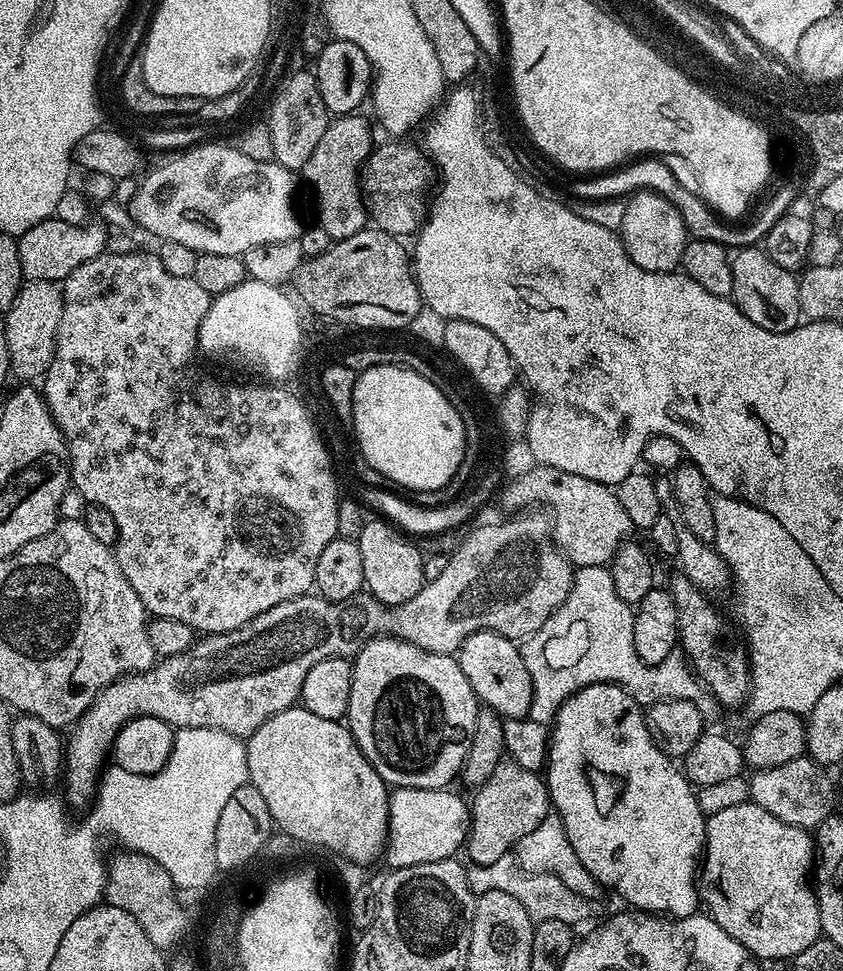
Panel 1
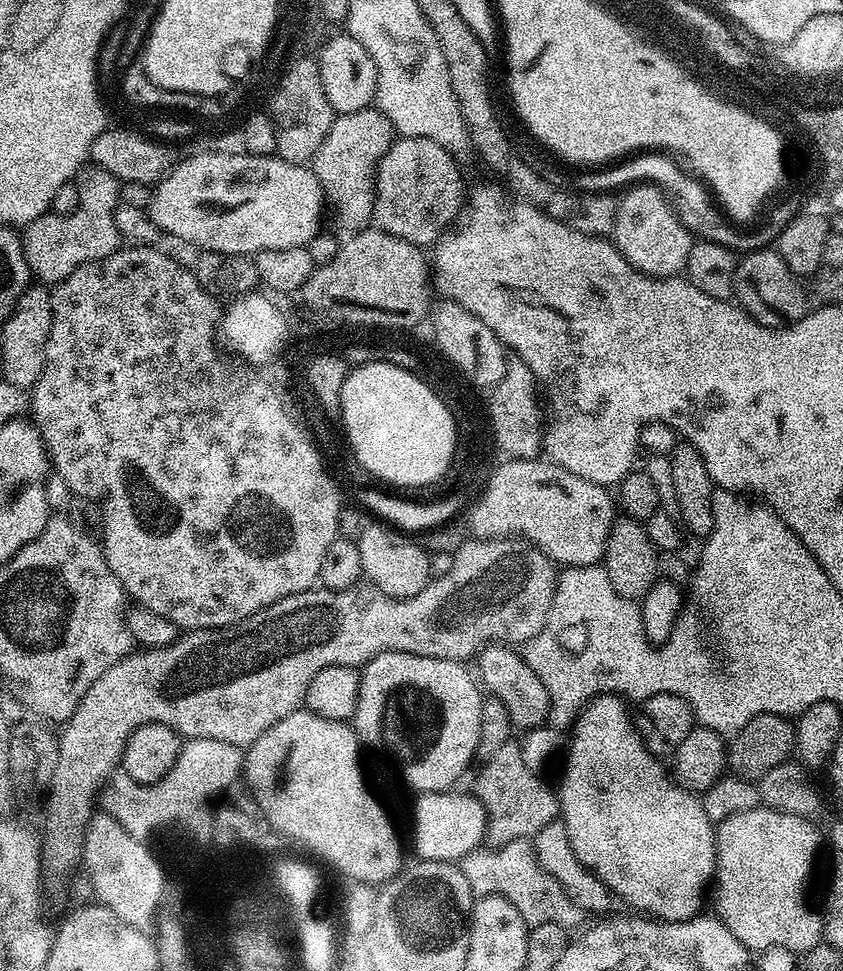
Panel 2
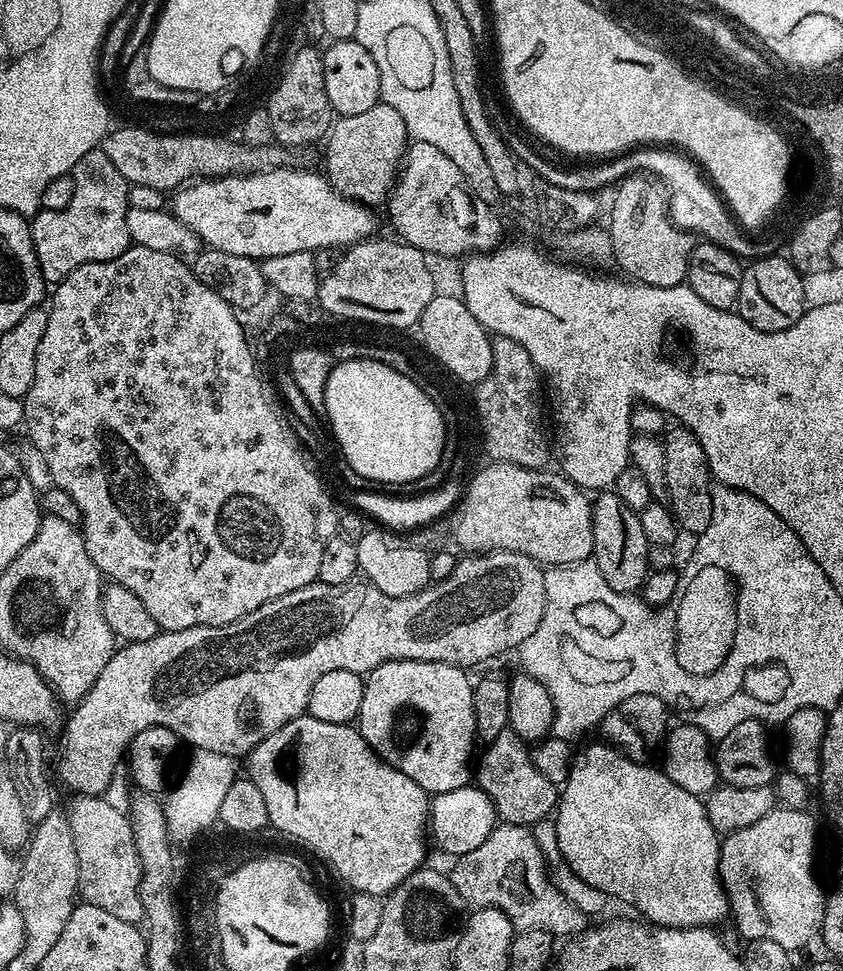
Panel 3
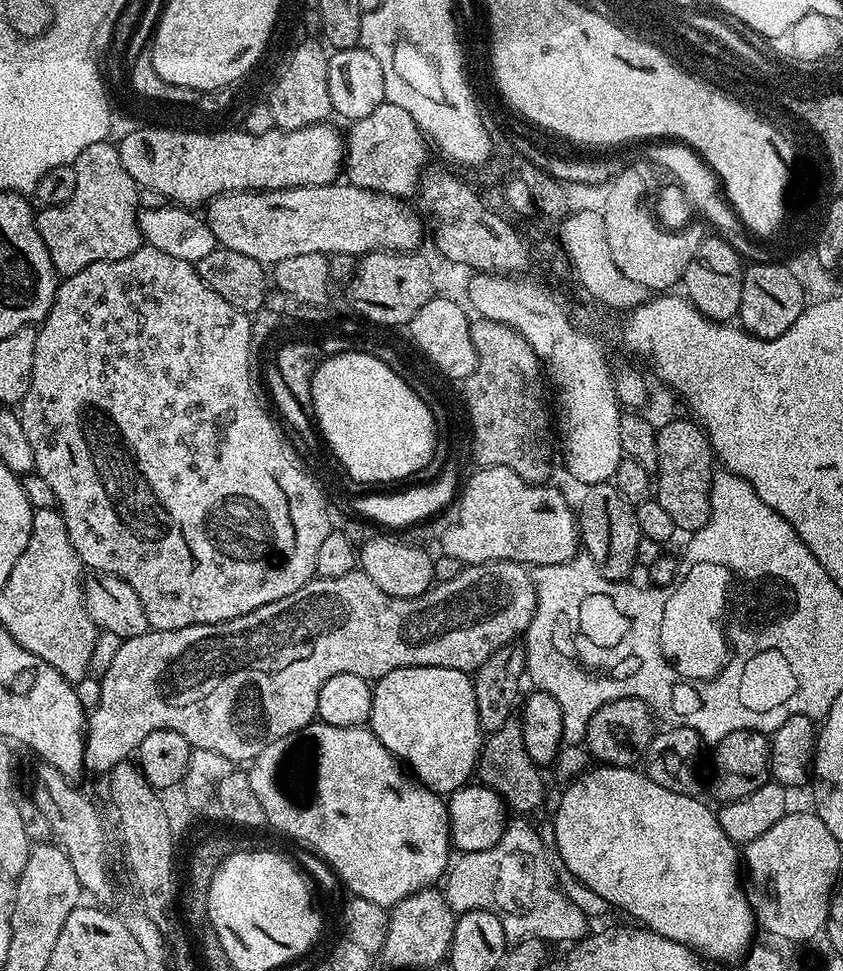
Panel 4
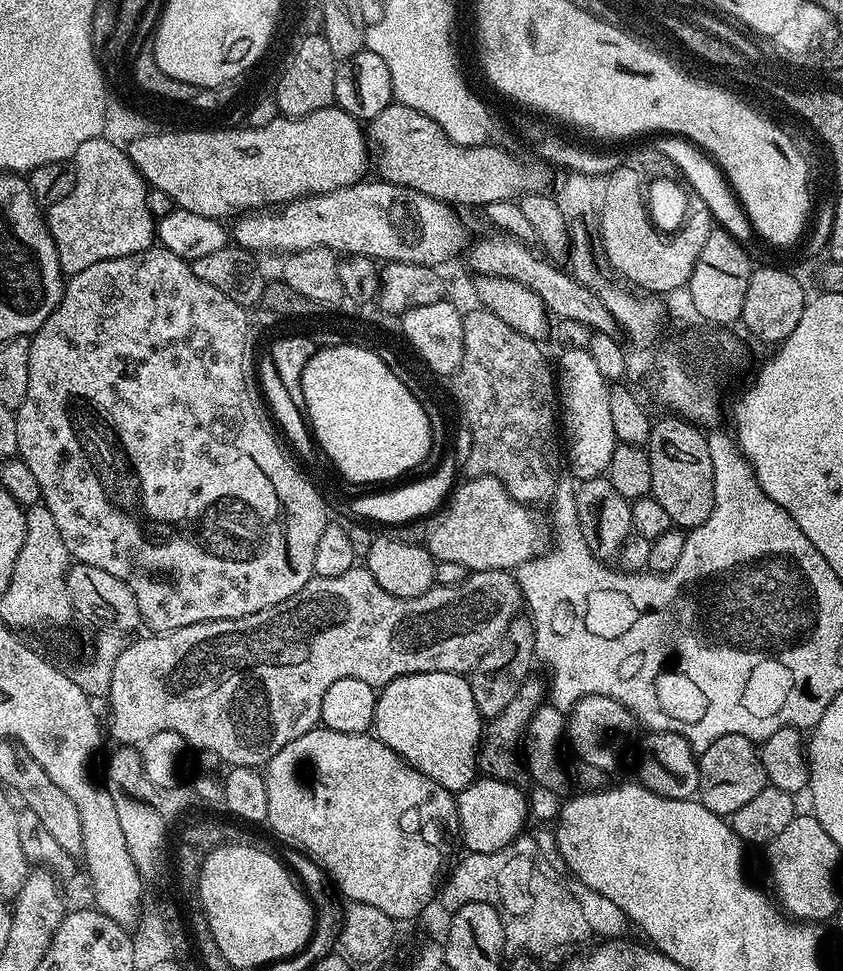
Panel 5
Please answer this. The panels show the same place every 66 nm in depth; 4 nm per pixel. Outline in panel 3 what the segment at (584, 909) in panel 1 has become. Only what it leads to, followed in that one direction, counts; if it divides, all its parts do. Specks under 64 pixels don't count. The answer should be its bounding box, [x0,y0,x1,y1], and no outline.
[450,823,585,938]

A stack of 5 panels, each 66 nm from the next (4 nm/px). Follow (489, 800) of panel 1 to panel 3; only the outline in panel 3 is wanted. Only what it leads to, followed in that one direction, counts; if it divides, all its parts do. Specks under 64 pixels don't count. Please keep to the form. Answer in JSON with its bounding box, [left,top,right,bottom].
[474,731,558,826]

